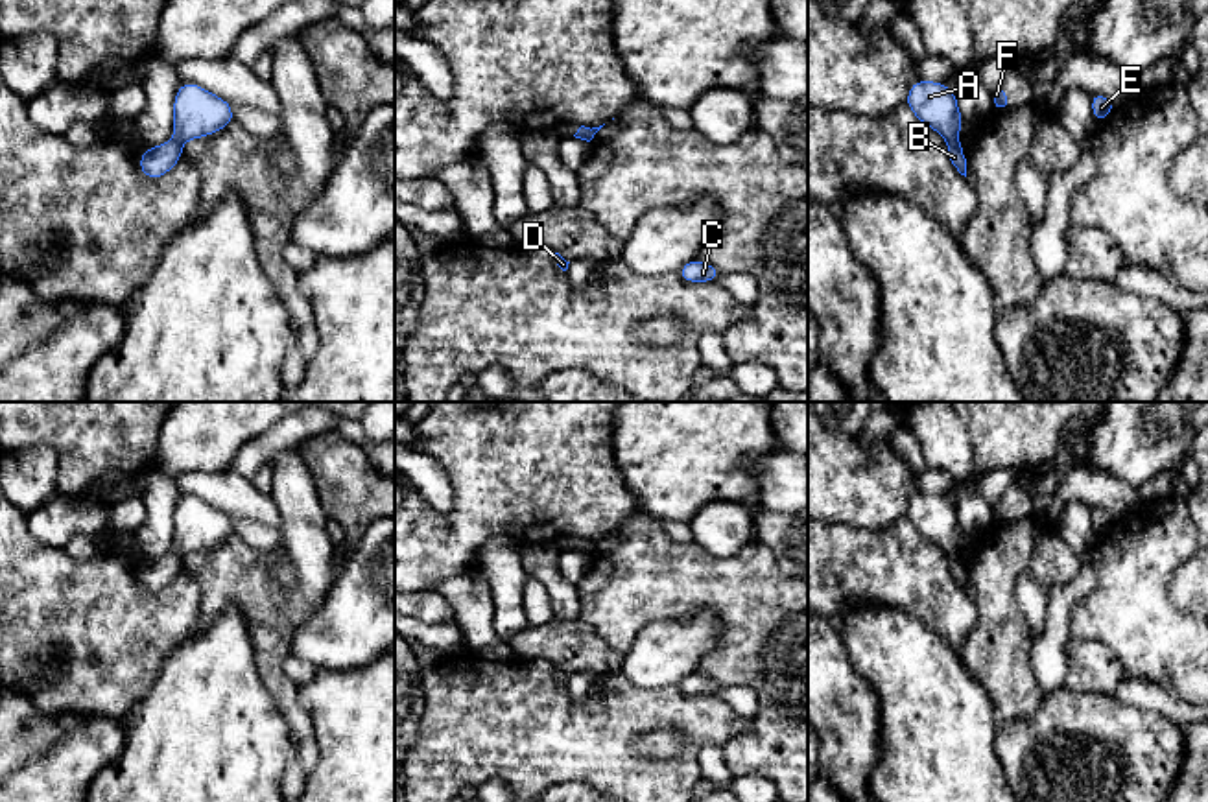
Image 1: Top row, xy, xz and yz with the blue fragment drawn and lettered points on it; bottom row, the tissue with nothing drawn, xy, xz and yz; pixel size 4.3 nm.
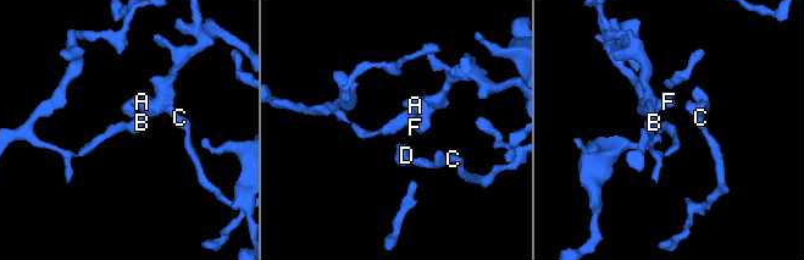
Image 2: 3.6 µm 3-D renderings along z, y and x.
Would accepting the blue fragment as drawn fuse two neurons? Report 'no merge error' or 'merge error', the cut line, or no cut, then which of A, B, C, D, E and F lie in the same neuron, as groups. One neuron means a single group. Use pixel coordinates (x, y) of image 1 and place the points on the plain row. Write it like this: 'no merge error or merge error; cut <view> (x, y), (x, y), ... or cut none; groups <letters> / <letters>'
merge error; cut yz (958, 552), (948, 555); groups A C D E F / B

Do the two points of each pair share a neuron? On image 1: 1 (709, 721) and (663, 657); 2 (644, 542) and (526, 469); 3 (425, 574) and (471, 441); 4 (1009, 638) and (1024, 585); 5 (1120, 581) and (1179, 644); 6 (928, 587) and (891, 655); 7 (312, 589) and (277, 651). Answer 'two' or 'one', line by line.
1: two
2: two
3: one
4: two
5: one
6: two
7: two

